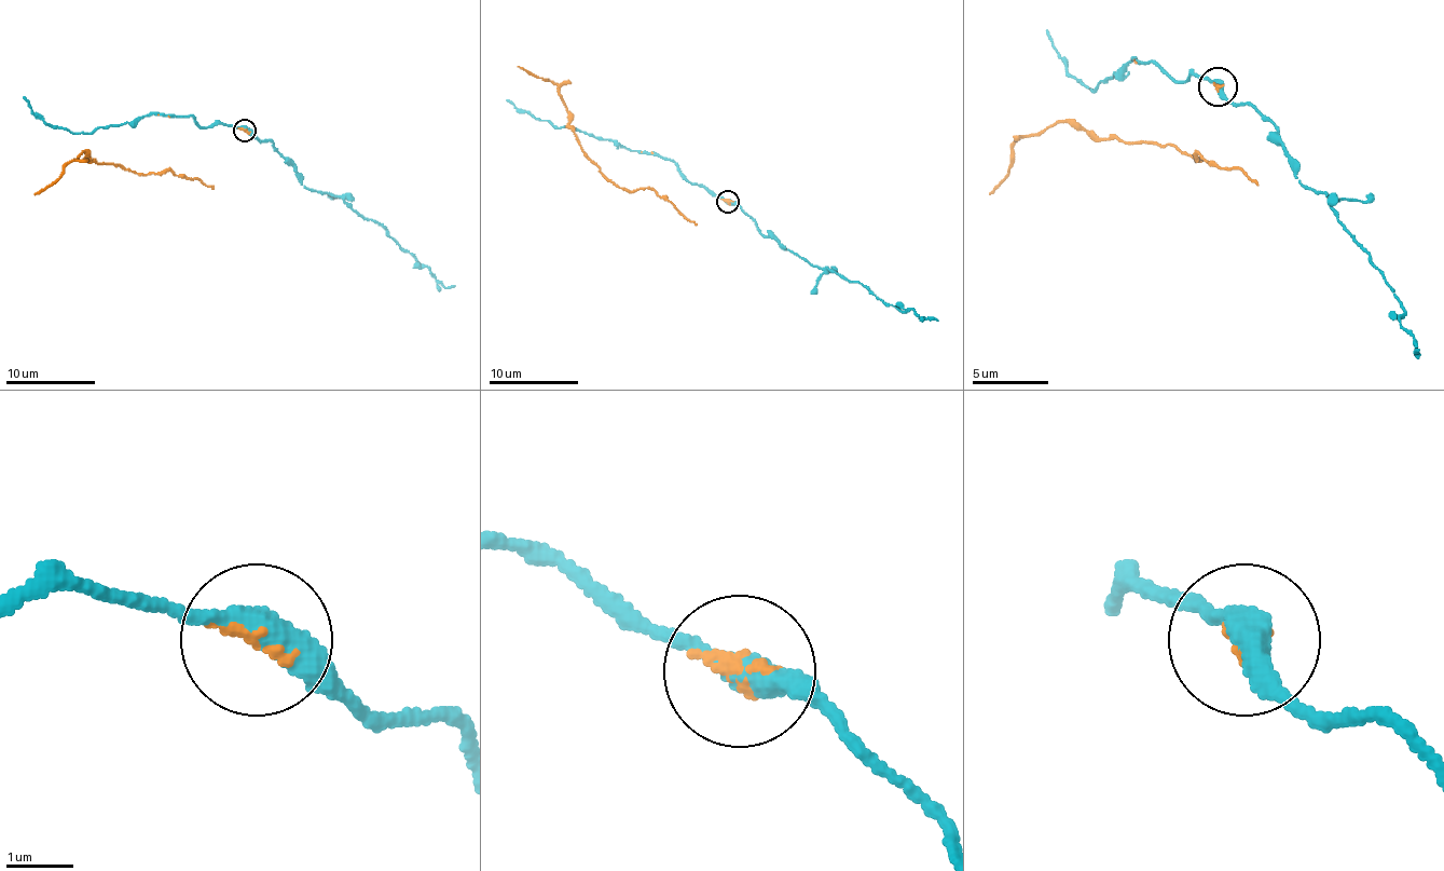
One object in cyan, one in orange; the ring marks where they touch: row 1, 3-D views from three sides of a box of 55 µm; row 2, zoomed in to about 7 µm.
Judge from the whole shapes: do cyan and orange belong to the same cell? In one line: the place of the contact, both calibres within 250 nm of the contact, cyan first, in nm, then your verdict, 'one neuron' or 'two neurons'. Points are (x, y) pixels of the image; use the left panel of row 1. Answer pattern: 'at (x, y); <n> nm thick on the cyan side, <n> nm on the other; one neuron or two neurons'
at (245, 131); 400 nm thick on the cyan side, 130 nm on the other; one neuron

